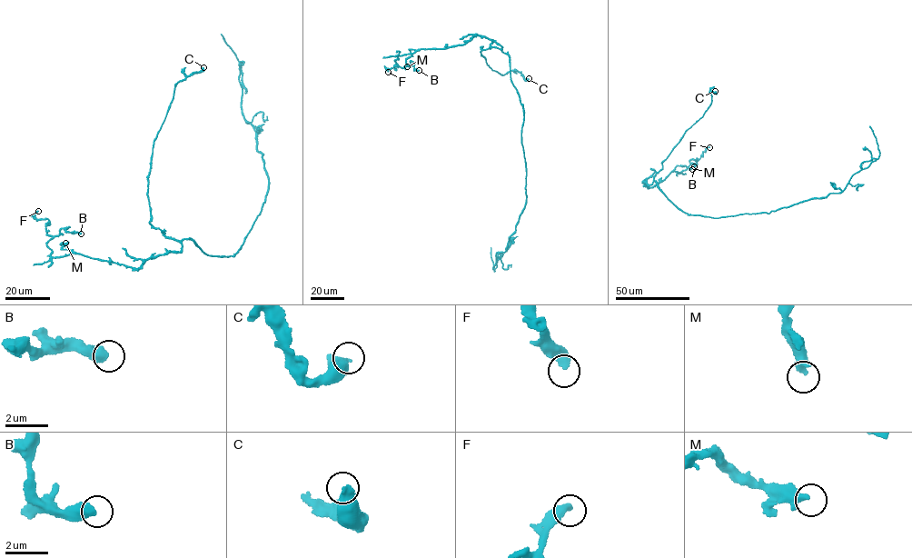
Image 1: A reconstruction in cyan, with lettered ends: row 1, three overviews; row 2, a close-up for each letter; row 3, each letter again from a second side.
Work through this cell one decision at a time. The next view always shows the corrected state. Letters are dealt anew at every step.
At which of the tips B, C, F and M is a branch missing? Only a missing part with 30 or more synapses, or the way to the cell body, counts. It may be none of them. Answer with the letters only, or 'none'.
none

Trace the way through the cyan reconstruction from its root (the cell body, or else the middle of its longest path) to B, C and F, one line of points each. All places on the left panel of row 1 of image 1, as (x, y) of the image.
B: (240, 248), (213, 256), (186, 239), (136, 269), (51, 256), (47, 243), (62, 228), (81, 234)
C: (240, 248), (233, 255), (213, 256), (149, 222), (154, 139), (174, 85), (203, 67)
F: (240, 248), (213, 256), (186, 239), (136, 269), (52, 257), (38, 211)

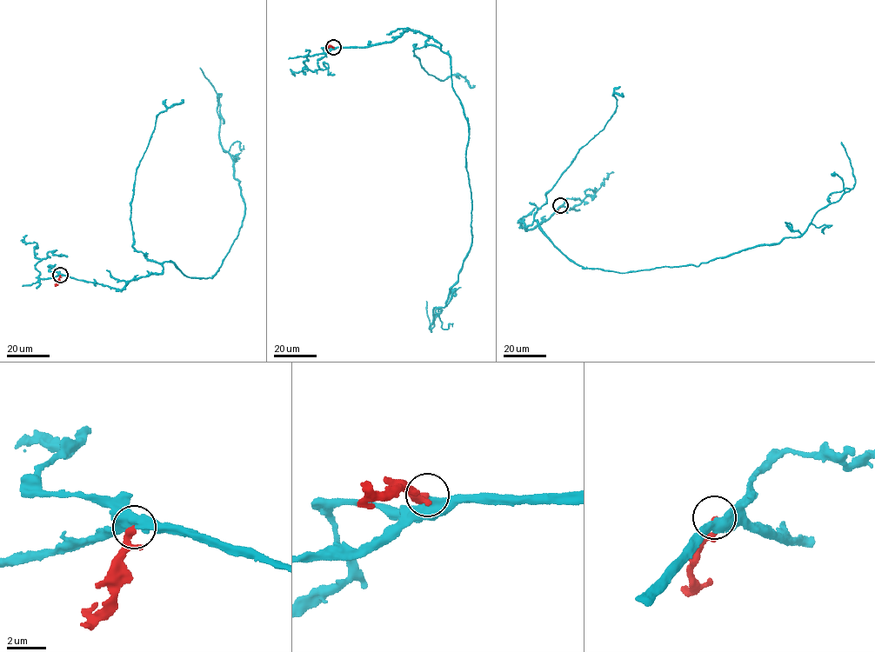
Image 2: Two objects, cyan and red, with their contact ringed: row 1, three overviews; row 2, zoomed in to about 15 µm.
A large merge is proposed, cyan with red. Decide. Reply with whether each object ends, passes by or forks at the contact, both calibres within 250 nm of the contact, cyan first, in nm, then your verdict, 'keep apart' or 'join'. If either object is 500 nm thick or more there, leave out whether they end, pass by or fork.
cyan passes by; red passes by; calibres 320 and 260 nm; join

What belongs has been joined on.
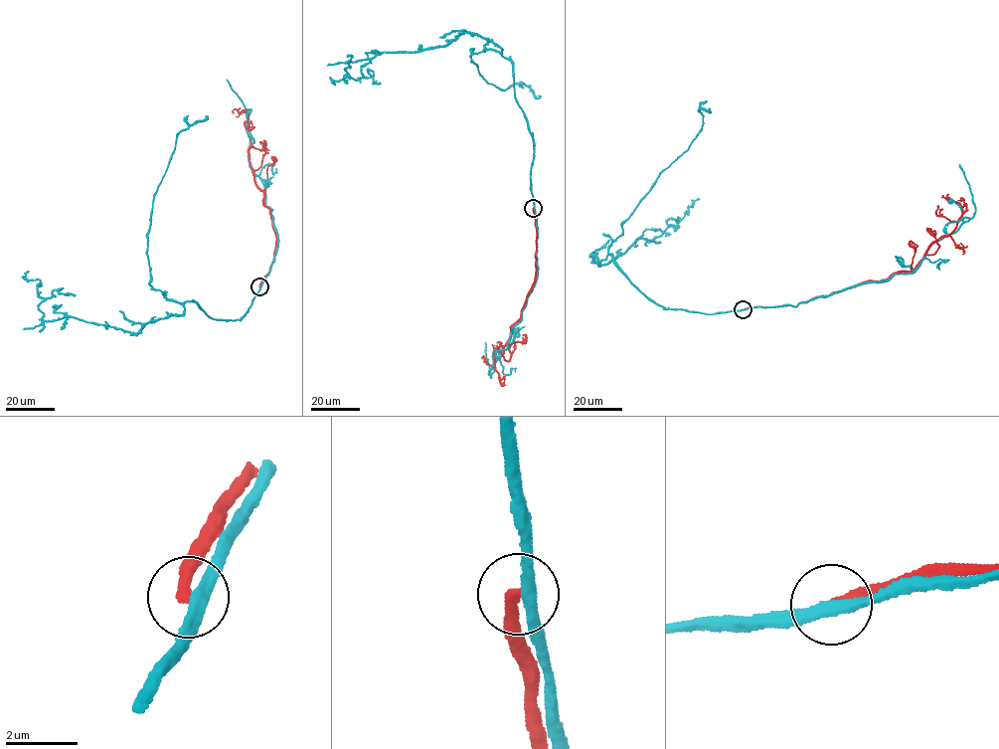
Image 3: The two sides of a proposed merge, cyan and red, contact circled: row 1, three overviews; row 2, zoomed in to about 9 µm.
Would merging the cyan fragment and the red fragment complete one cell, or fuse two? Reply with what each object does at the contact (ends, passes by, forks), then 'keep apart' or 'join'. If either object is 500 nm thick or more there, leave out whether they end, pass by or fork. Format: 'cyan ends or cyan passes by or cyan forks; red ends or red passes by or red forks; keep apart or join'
cyan passes by; red ends; keep apart

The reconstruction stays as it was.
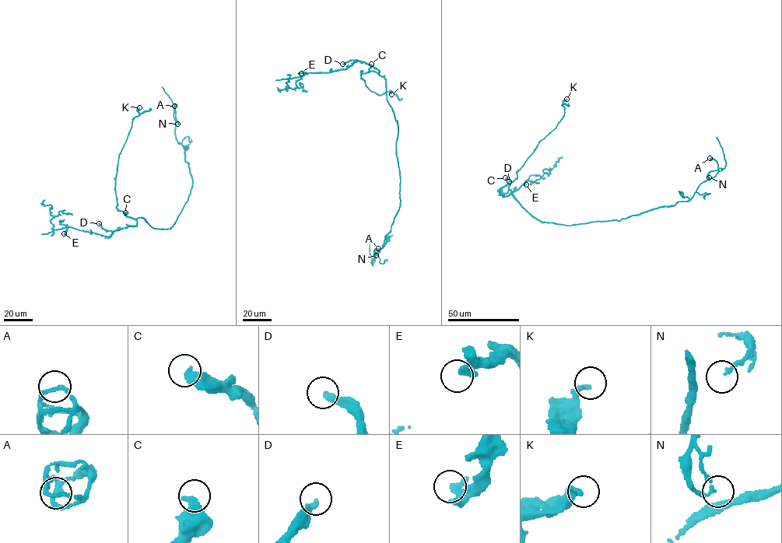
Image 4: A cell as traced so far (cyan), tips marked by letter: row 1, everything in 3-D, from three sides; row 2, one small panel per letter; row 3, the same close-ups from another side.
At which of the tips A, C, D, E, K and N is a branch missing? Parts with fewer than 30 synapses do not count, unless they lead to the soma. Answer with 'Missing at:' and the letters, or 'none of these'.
Missing at: none of these

